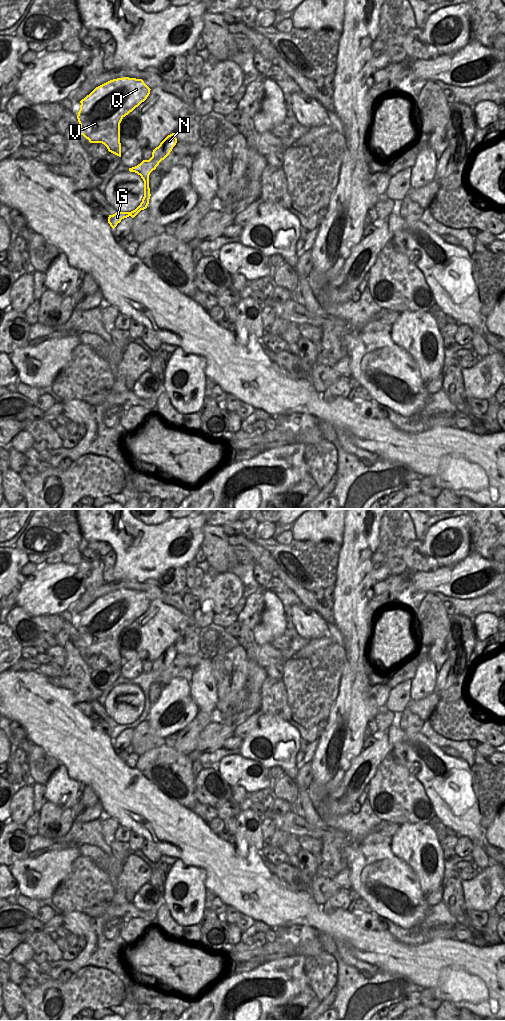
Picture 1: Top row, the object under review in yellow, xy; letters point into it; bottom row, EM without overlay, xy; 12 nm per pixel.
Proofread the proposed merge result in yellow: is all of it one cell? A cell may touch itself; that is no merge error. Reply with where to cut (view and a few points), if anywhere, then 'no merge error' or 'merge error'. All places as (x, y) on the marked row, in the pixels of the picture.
cut xy (107, 148), (113, 148), (120, 152); merge error

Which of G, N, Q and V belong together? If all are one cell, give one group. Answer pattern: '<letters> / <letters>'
G N / Q V

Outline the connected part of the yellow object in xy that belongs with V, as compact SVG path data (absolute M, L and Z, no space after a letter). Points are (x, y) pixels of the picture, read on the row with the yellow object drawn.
M117 78L96 87L80 101L77 135L121 152L120 123L144 102L150 88L142 79Z

